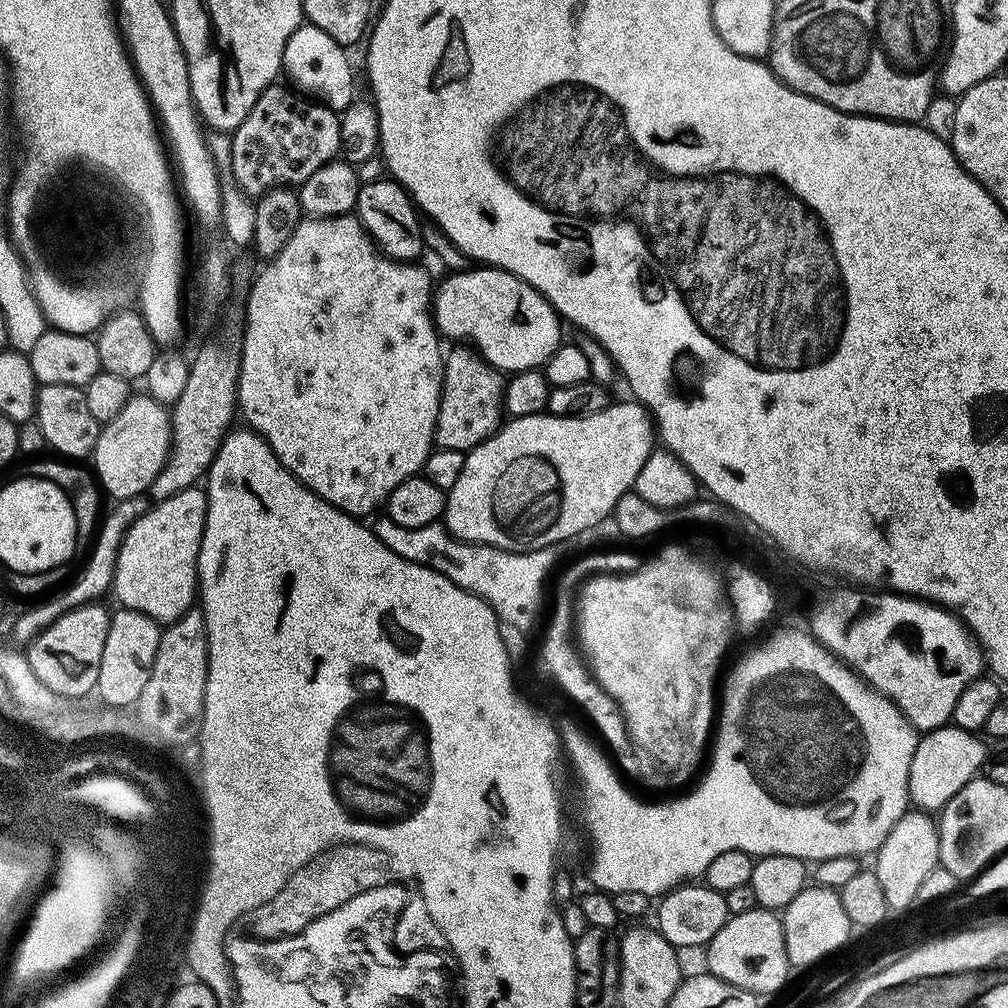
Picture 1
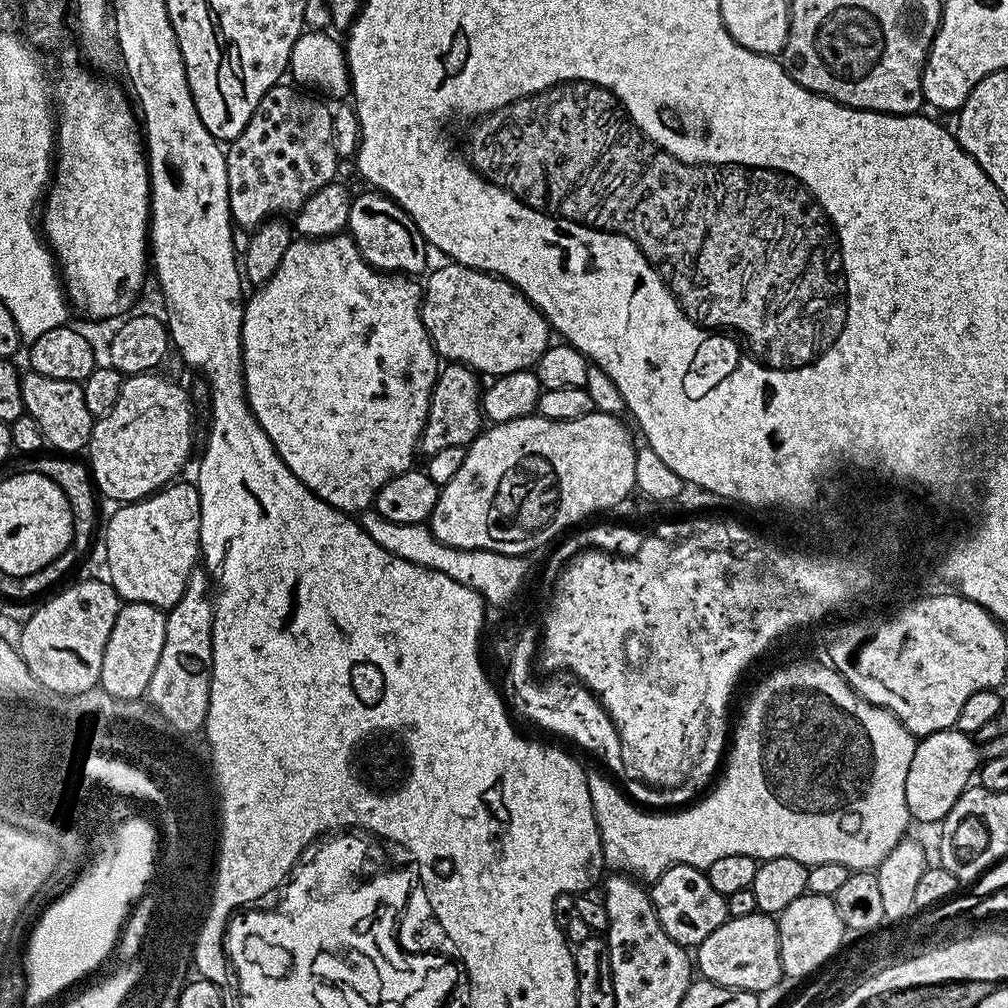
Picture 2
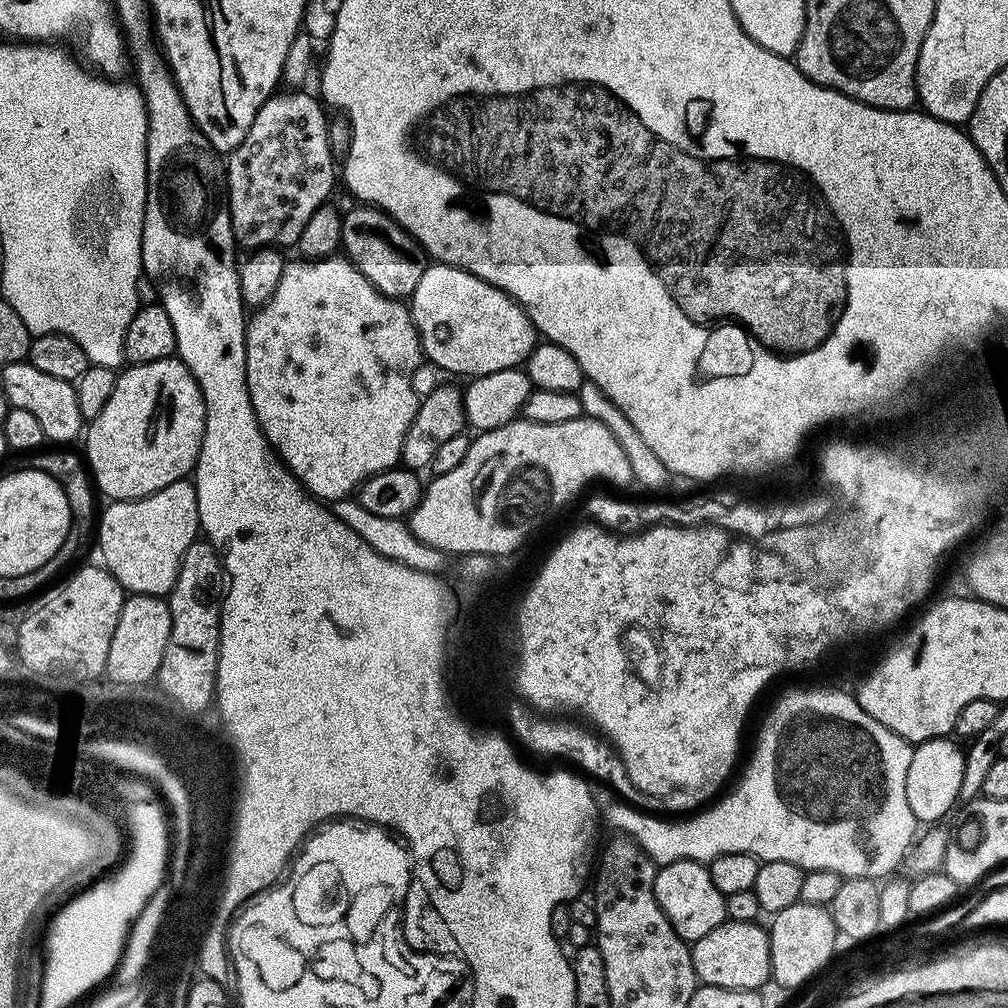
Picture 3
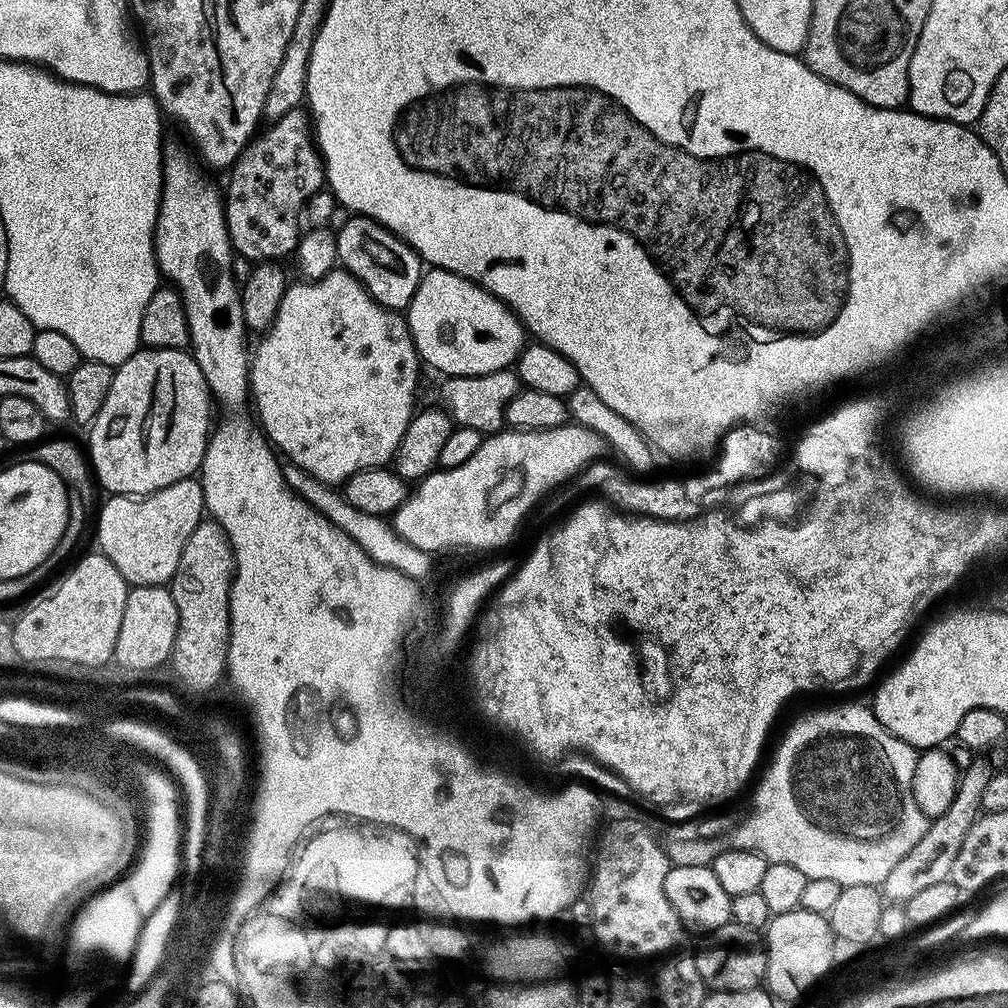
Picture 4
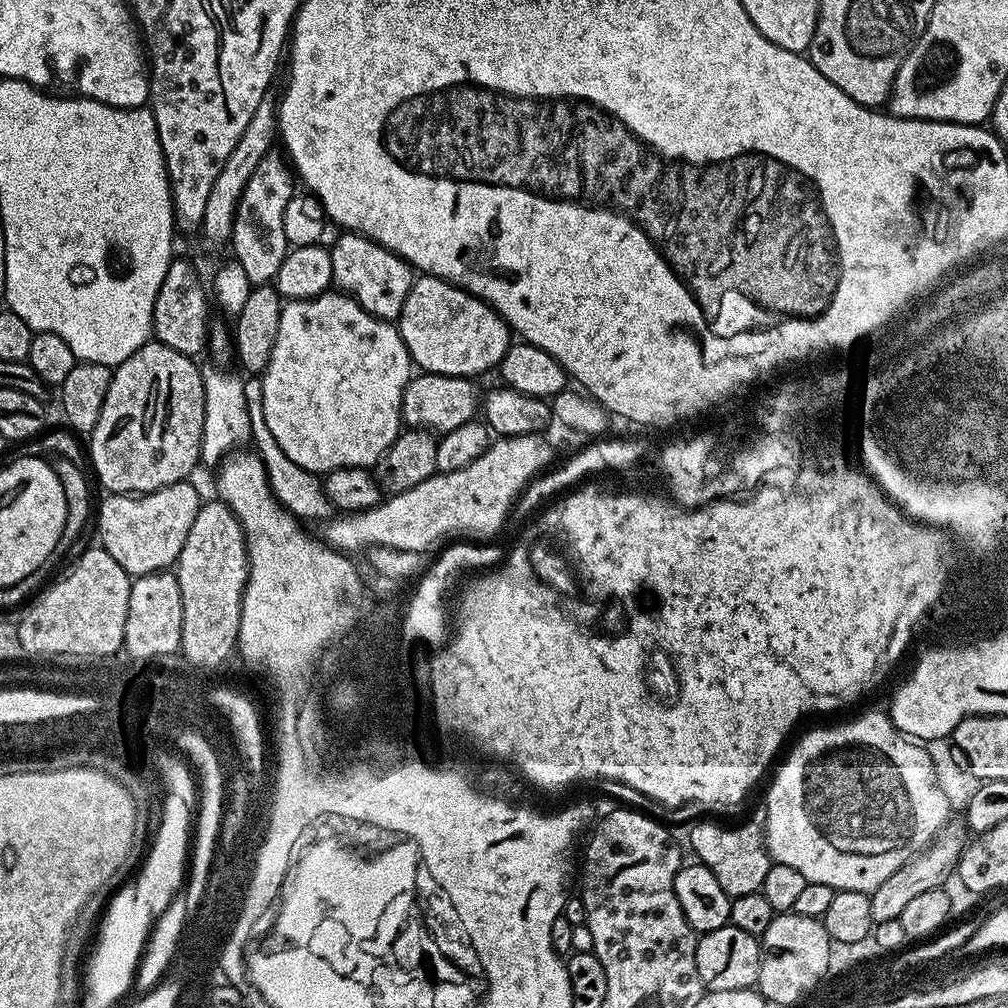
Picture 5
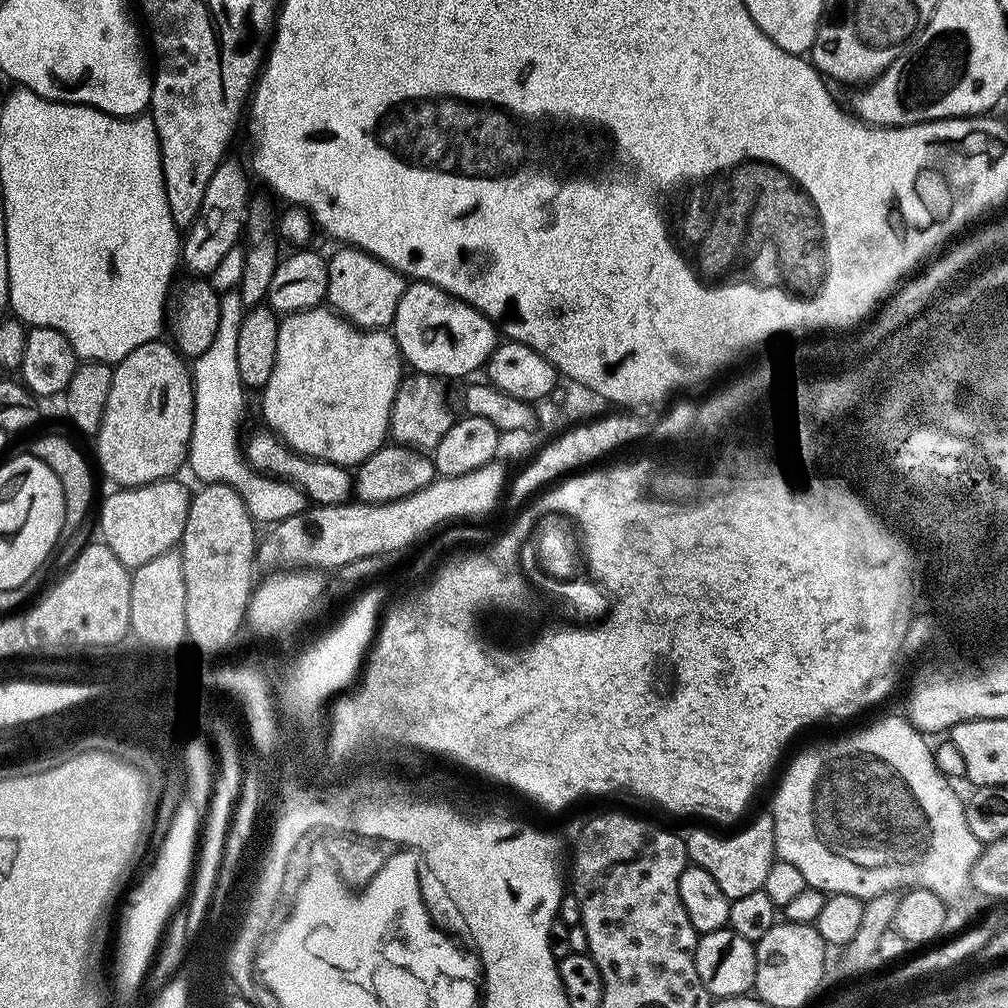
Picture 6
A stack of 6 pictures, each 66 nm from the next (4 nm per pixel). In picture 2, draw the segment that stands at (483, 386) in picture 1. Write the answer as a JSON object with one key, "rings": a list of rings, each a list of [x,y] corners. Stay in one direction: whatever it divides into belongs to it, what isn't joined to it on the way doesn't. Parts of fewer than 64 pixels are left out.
{"rings":[[[448,362],[439,369],[436,385],[432,387],[428,420],[424,424],[424,433],[420,435],[419,451],[425,457],[438,454],[438,450],[446,450],[446,446],[464,448],[480,435],[486,424],[480,380],[481,377],[464,364]]]}

